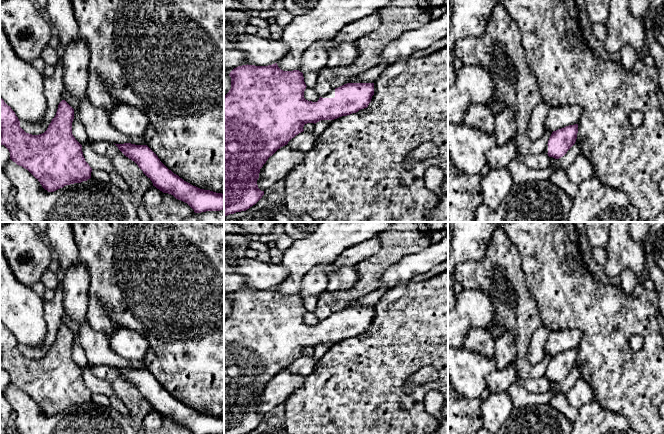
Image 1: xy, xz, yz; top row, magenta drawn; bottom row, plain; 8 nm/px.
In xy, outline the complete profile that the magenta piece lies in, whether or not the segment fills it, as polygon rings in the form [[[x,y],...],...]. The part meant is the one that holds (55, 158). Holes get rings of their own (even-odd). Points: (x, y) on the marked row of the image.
[[[0,97],[0,144],[4,145],[10,152],[10,159],[17,165],[27,169],[48,192],[54,192],[66,185],[81,183],[91,178],[92,168],[85,161],[82,152],[82,145],[72,134],[72,122],[74,119],[74,109],[62,100],[47,130],[39,135],[26,133],[20,127],[20,121],[15,112]]]

